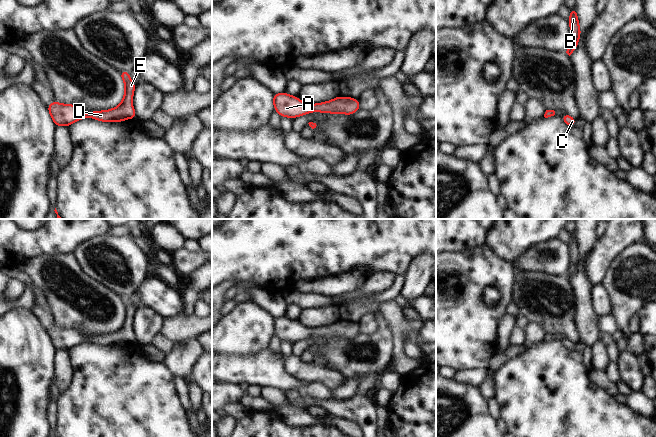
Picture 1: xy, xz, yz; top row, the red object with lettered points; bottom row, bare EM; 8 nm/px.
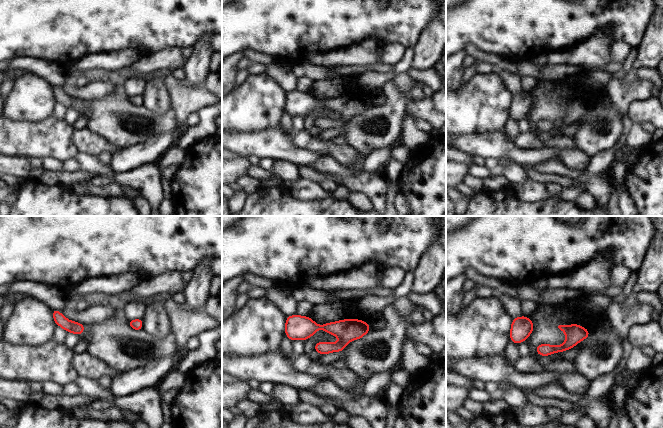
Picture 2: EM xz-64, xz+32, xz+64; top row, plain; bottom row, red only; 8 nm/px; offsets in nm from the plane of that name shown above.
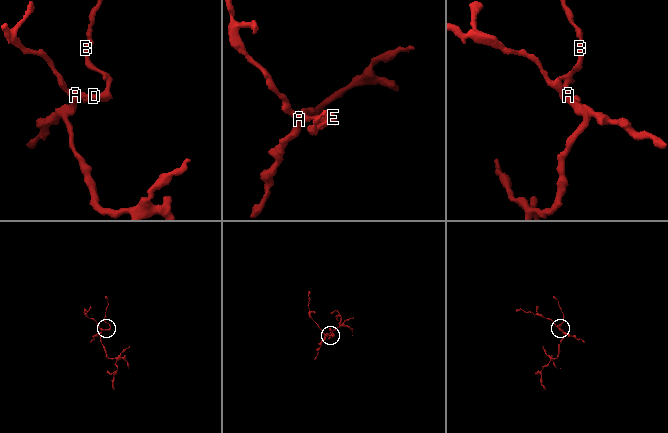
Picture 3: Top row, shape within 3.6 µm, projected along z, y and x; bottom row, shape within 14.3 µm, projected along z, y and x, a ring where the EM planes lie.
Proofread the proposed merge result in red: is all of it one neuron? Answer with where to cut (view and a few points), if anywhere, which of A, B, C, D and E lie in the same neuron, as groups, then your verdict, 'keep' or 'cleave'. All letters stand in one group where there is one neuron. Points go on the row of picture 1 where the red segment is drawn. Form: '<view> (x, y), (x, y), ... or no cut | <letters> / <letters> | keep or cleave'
no cut | A B C D E | keep

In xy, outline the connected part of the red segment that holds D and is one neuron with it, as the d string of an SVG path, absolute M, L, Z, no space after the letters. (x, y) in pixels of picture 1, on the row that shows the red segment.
M127 70L121 71L120 77L124 81L125 89L122 102L117 107L110 110L91 111L86 114L79 106L54 101L47 106L47 109L55 125L68 127L83 118L92 118L101 122L123 122L126 119L136 118L136 111L132 105L136 84Z

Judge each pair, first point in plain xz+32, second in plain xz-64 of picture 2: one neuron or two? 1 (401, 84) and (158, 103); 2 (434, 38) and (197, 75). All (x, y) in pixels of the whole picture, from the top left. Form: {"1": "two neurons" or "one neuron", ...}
{"1": "two neurons", "2": "one neuron"}

